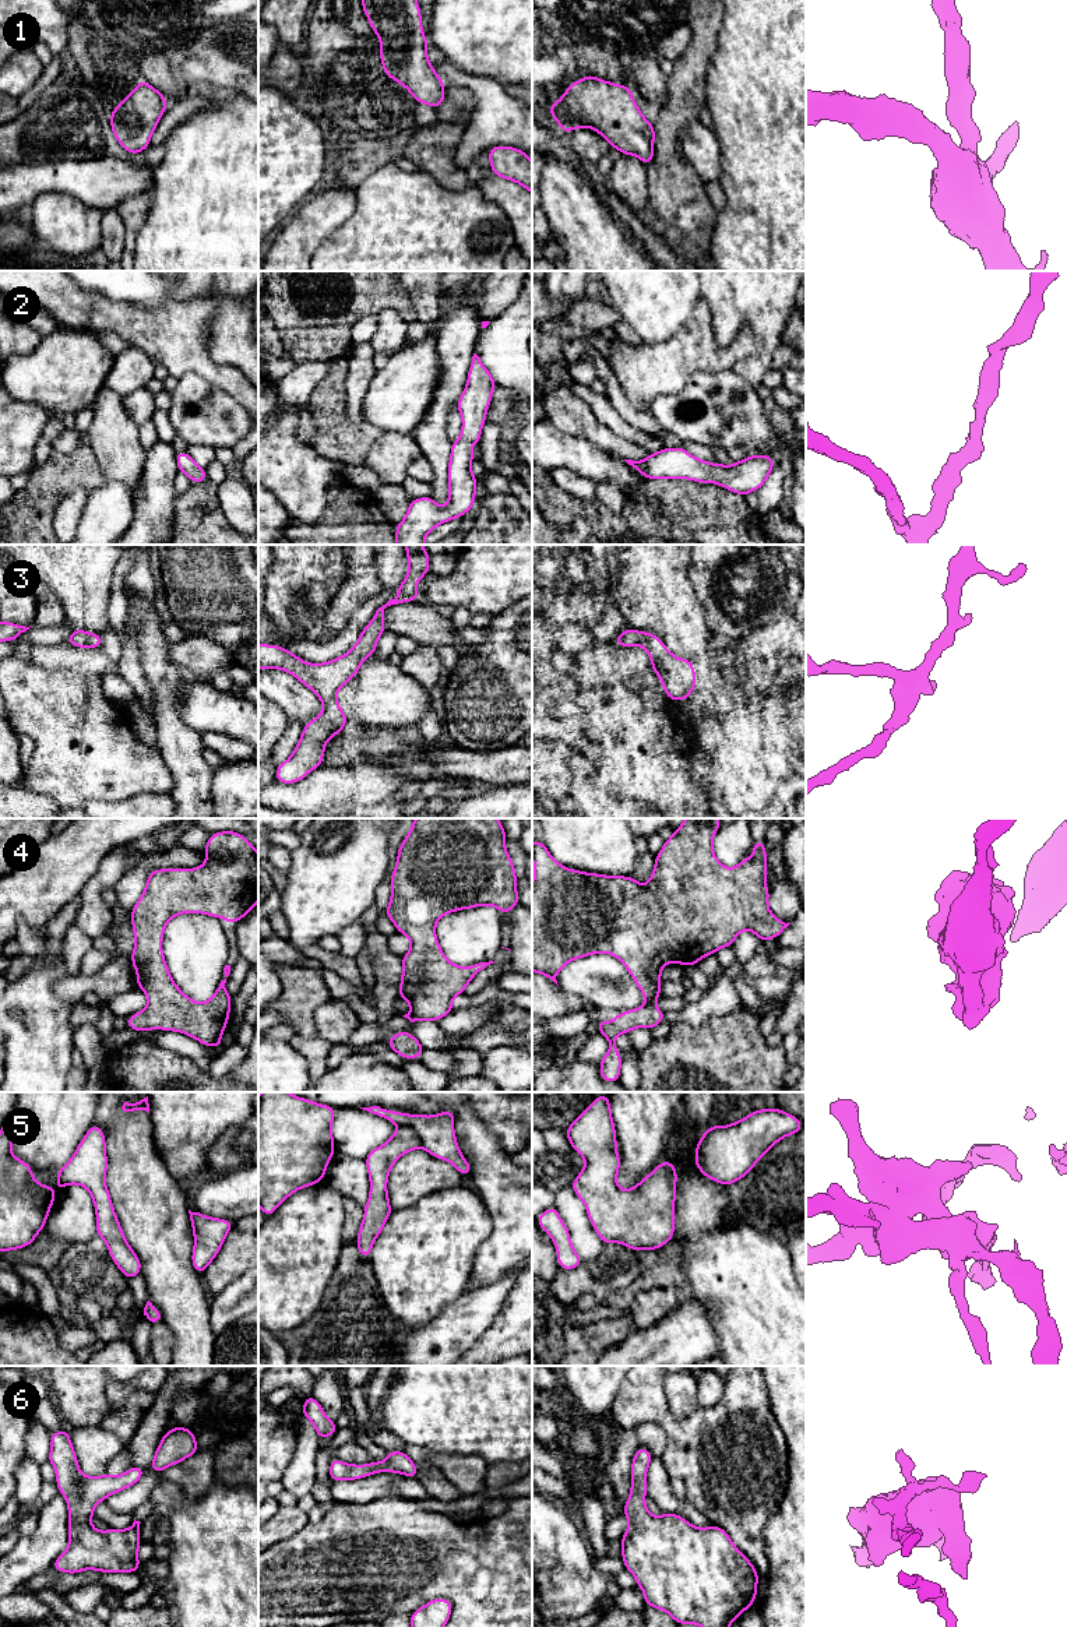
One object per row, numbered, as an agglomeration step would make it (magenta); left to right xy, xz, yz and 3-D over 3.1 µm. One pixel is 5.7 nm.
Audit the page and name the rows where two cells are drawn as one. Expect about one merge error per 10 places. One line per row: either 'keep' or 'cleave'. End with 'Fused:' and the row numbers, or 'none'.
1: keep
2: keep
3: keep
4: keep
5: keep
6: keep
Fused: none

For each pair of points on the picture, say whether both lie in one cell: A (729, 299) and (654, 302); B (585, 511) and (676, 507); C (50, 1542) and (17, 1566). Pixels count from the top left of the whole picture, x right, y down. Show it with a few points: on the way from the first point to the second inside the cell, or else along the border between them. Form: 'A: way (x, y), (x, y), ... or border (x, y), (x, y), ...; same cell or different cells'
A: border (698, 285), (701, 296); different cells
B: way (608, 521), (654, 521); same cell
C: way (42, 1546), (25, 1560); same cell

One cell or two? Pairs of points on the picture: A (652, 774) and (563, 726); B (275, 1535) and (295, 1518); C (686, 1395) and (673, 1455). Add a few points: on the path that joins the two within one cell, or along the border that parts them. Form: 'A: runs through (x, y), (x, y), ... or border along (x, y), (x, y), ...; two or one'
A: runs through (630, 752), (615, 747), (592, 725), (585, 725); one
B: runs through (280, 1531), (291, 1520); one
C: border along (665, 1388), (672, 1414), (686, 1416), (694, 1411); two

